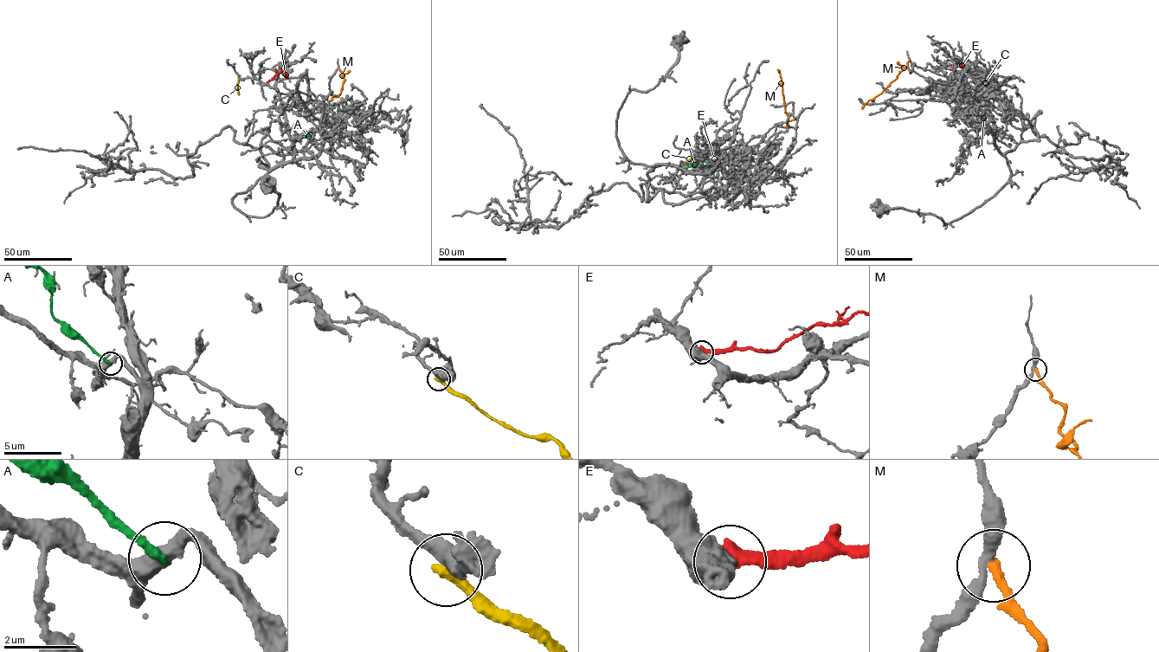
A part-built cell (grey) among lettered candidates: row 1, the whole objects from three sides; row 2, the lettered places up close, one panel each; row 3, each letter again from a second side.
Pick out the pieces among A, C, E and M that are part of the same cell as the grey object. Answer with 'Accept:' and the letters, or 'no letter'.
Accept: no letter

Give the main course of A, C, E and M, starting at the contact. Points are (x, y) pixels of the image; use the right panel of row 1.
A: (991, 129), (978, 114)
C: (981, 78), (1000, 88)
E: (974, 76), (958, 62), (949, 69)
M: (910, 59), (897, 78), (865, 103), (862, 108)

